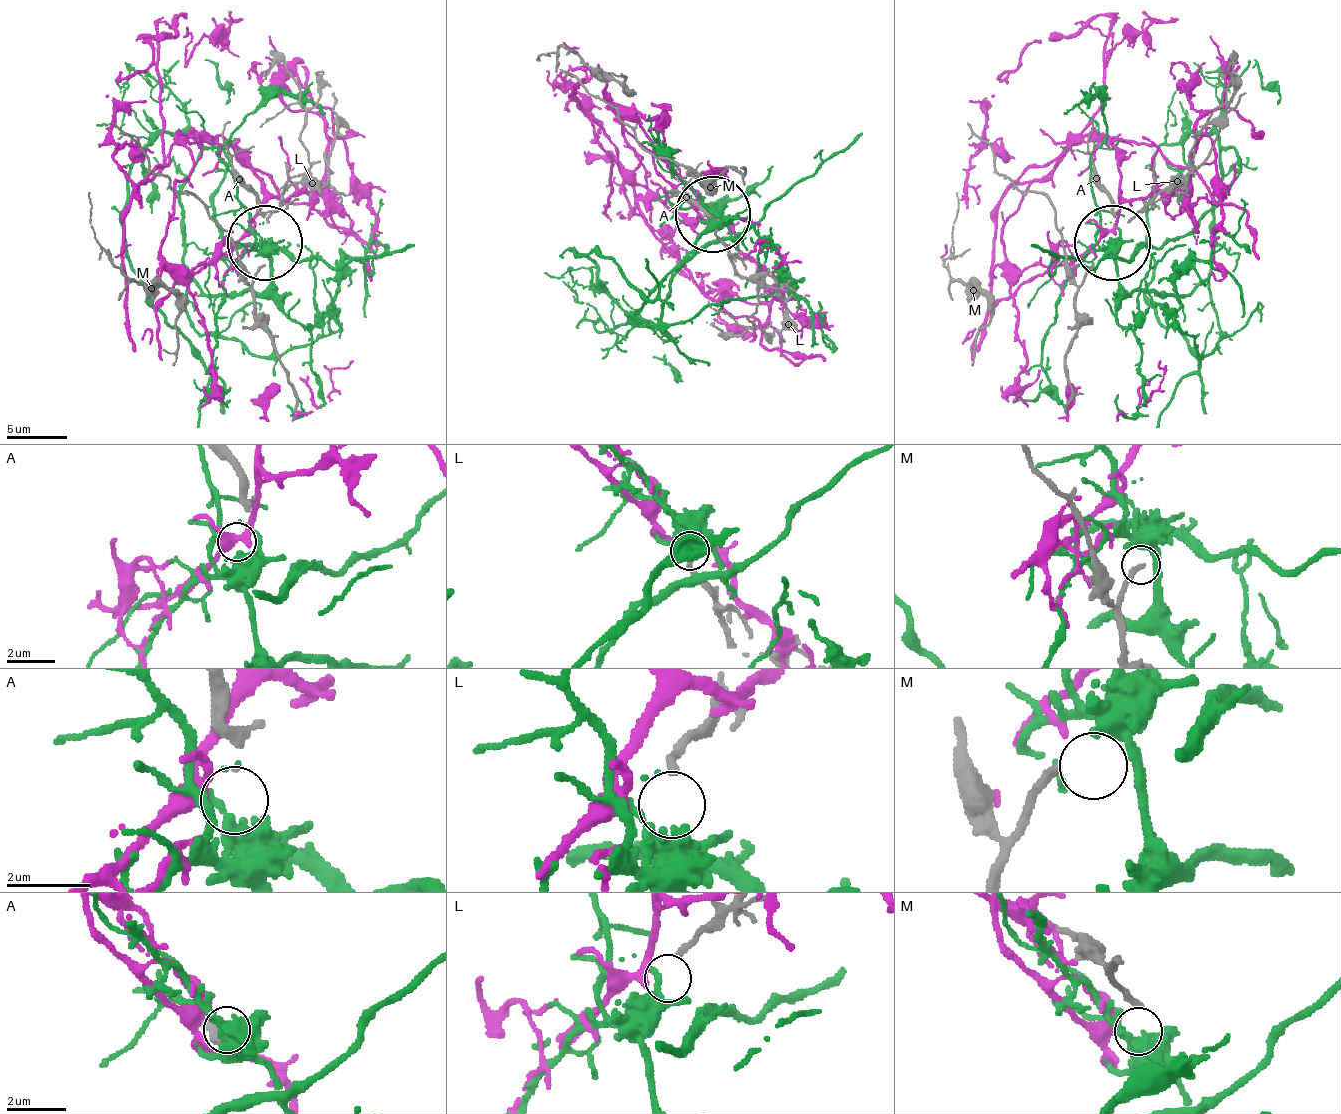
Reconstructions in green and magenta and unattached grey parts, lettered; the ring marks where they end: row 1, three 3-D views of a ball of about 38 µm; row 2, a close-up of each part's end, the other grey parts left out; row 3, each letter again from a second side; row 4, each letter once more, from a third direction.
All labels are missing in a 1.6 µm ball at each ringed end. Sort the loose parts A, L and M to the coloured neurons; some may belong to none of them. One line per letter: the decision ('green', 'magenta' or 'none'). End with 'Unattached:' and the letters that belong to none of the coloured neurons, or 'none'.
A: none
L: green
M: none
Unattached: A, M

